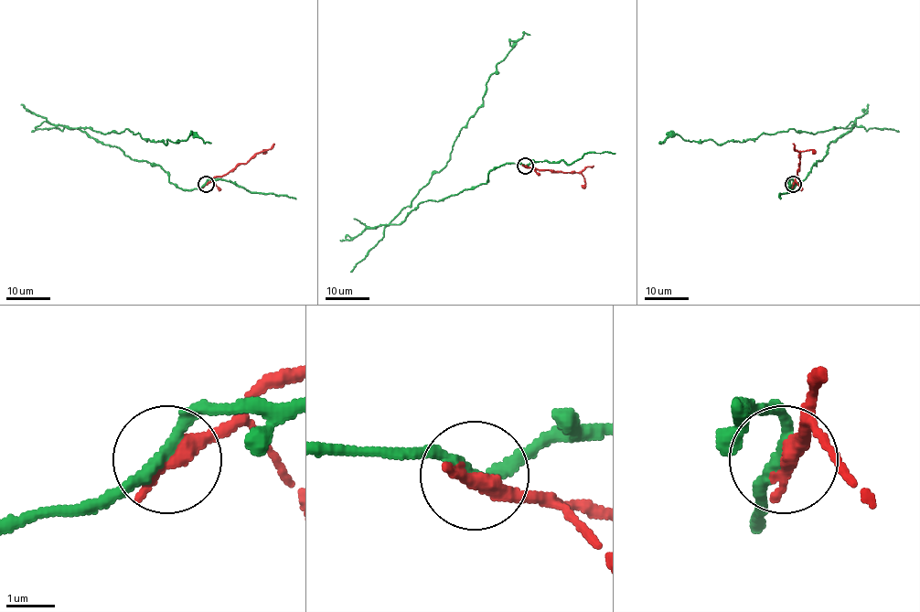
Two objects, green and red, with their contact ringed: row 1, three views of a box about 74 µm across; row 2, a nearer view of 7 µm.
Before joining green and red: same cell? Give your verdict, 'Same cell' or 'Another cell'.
Another cell

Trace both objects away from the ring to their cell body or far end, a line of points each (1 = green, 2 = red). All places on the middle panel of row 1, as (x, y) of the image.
1: (524, 166), (497, 166), (478, 186), (422, 201), (400, 223), (390, 222), (444, 166), (497, 65), (529, 35)
2: (524, 166), (578, 172), (585, 179), (583, 188)

